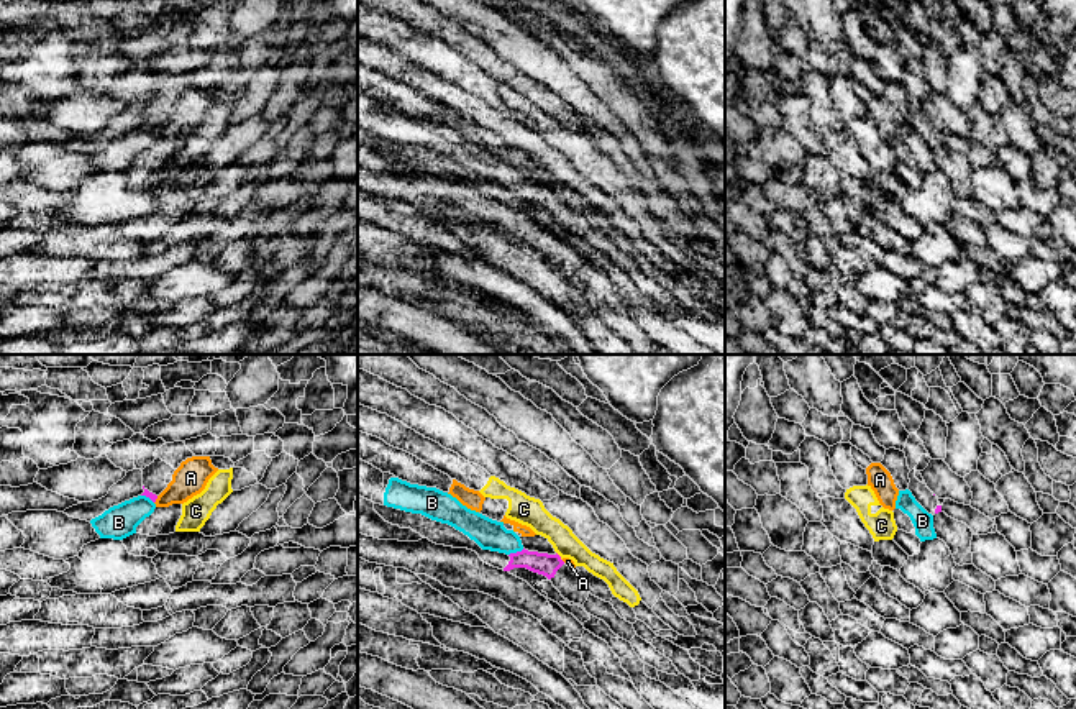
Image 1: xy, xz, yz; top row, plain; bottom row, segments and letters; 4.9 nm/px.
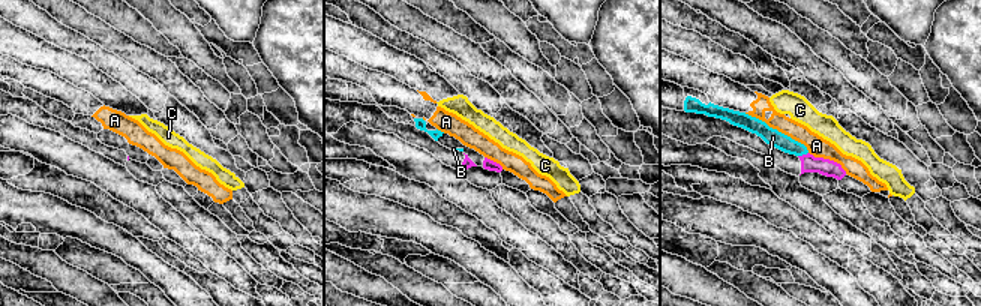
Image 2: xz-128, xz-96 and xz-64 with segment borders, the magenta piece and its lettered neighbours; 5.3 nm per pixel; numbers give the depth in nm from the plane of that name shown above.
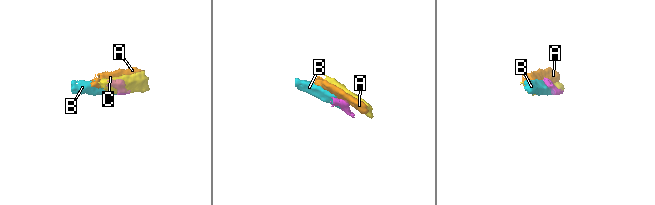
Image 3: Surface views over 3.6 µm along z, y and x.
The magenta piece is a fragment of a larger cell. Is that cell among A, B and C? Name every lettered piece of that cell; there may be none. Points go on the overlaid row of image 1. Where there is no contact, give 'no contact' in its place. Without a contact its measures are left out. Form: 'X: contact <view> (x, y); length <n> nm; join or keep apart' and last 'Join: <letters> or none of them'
A: contact xy (156, 498); length 40 nm; keep apart
B: contact xz (517, 552); length 90 nm; join
C: contact xz (560, 557); length 50 nm; keep apart
Join: B

